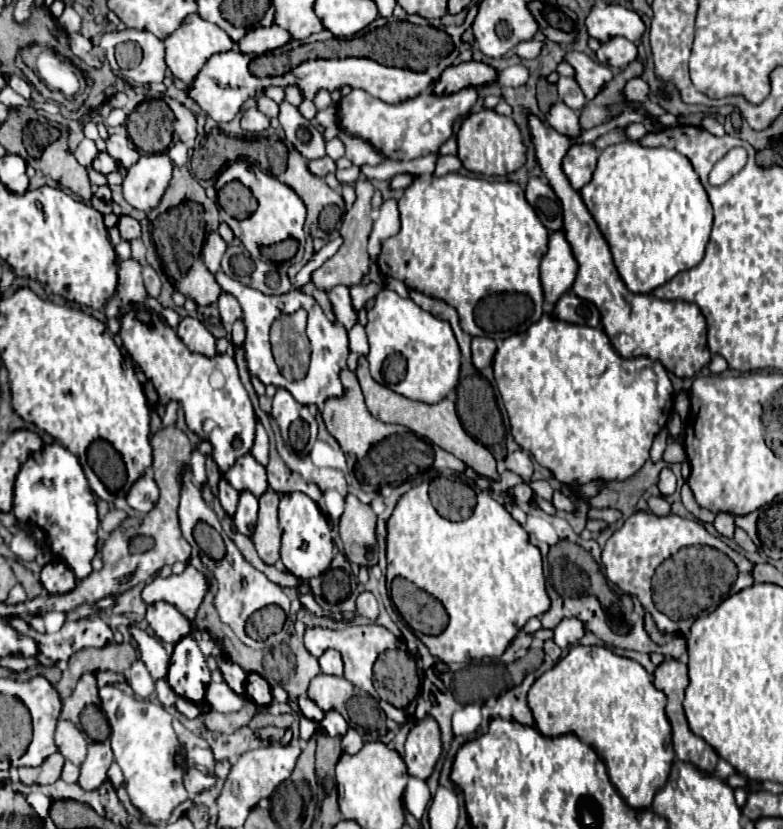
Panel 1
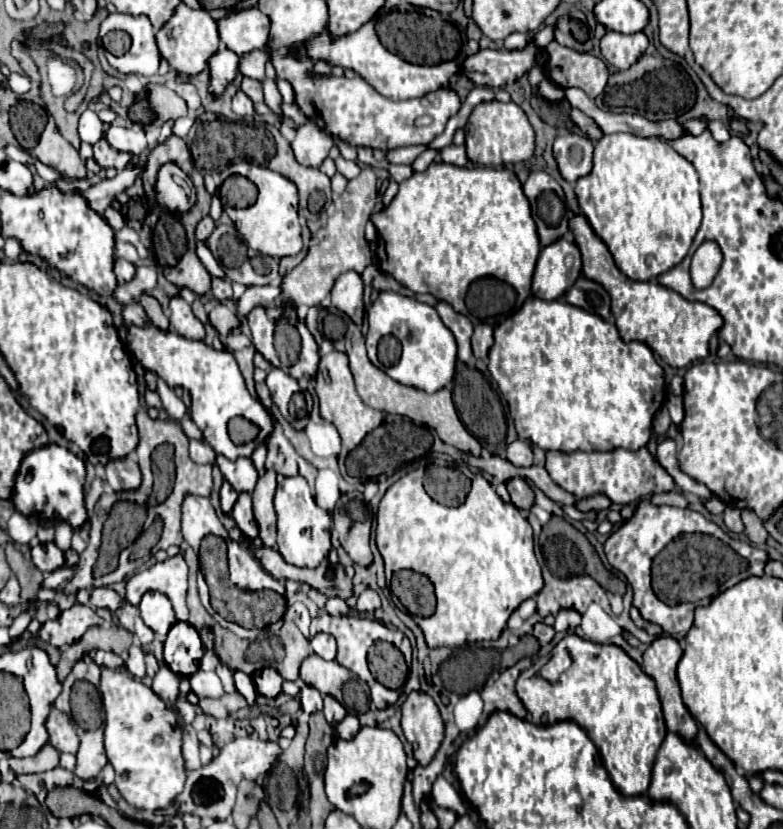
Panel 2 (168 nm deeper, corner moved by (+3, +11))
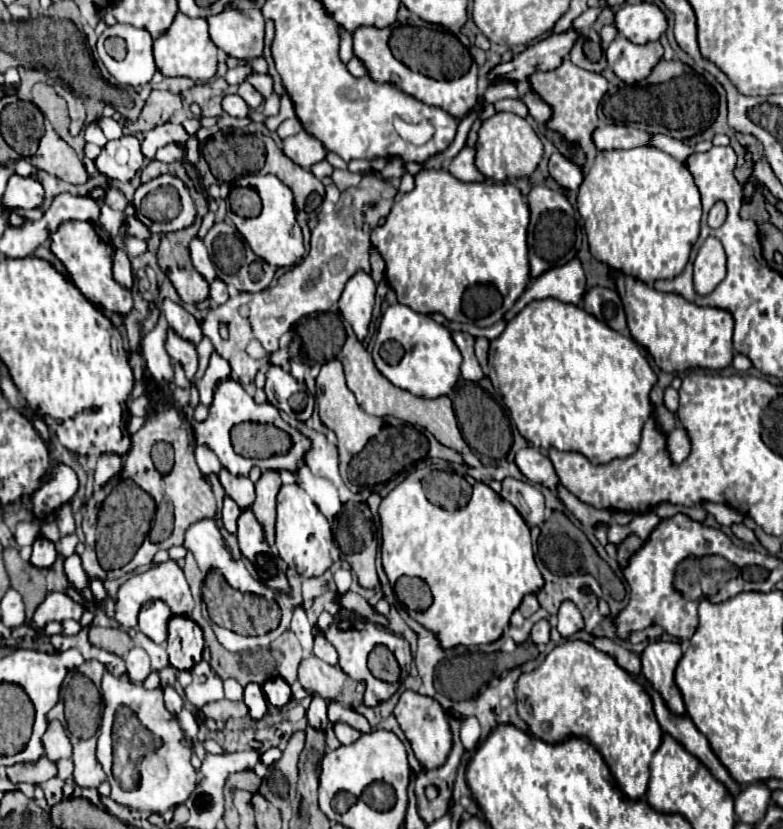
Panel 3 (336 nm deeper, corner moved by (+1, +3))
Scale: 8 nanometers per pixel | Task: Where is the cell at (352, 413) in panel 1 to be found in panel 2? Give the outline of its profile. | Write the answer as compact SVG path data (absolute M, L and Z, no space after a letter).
M333 350L331 354L325 354L321 358L319 372L315 378L315 392L319 398L319 406L321 406L321 416L331 424L335 420L335 428L341 434L341 456L339 456L341 460L367 436L367 432L371 432L373 428L377 428L379 424L385 422L385 412L365 406L363 400L359 398L359 394L355 390L353 374L349 370L349 360L343 352Z

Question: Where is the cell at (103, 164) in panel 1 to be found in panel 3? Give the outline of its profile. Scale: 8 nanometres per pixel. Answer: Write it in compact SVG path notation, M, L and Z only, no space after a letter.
M121 136L119 140L107 142L95 160L95 166L109 180L131 180L142 168L145 157L140 141L133 136Z

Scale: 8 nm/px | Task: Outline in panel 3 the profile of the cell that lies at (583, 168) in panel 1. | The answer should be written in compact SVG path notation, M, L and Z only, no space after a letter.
M555 152L549 158L549 174L551 178L563 186L565 190L577 190L579 184L583 182L583 172L579 166L575 166L573 162L569 162L565 156L561 156L559 152Z

